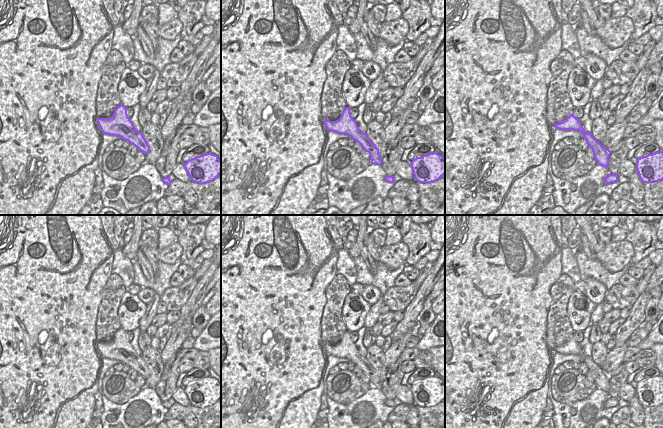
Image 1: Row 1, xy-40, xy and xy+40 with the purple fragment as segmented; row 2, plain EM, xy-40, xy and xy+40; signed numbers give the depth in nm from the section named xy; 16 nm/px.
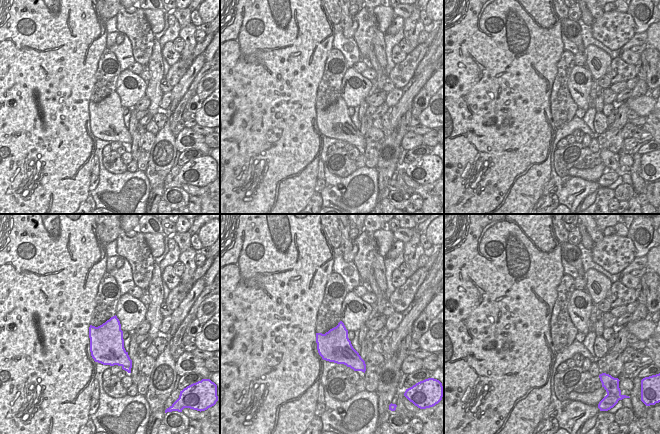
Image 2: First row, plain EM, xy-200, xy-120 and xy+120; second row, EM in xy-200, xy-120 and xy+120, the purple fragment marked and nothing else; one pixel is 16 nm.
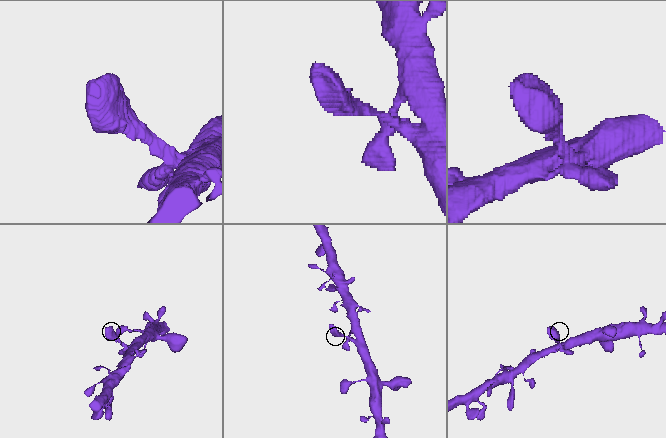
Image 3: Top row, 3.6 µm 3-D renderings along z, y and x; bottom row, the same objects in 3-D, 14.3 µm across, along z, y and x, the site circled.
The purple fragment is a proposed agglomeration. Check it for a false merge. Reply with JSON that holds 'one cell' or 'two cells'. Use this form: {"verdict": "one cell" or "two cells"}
{"verdict": "one cell"}

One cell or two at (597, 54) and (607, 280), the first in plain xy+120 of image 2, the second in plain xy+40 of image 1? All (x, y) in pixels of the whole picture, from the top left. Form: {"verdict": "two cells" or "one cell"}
{"verdict": "two cells"}

